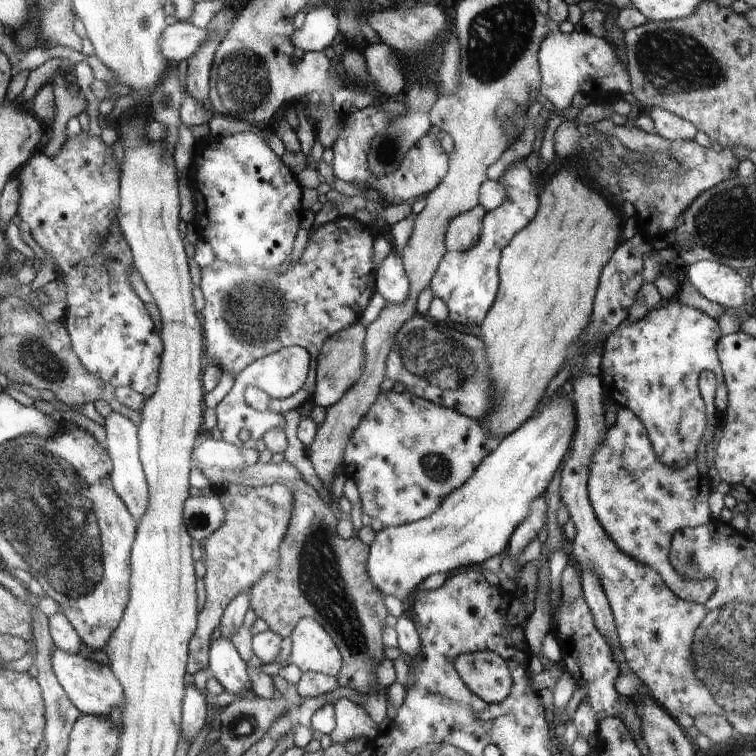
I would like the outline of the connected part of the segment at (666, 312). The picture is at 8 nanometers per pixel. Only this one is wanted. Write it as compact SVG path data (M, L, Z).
M674 298L651 308L637 322L624 319L603 342L598 378L604 397L618 407L629 408L642 420L656 456L671 469L681 469L694 460L705 433L705 402L698 386L701 372L713 372L717 380L718 412L727 407L727 386L720 358L716 358L718 338L716 319Z

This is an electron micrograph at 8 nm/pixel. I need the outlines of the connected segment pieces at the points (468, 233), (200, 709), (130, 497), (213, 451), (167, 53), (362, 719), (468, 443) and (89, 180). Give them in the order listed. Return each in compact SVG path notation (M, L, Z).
M478 206L458 215L450 222L445 236L445 247L450 251L464 252L476 246L483 230L487 210Z
M186 687L184 718L182 719L183 738L191 745L206 724L206 696L196 687Z
M114 411L106 419L108 432L107 449L114 459L113 481L118 496L125 501L126 508L133 514L134 520L140 522L144 516L148 504L147 480L139 459L139 438L137 427L129 418L118 411Z
M207 438L194 452L194 466L202 470L216 466L220 469L242 469L257 463L260 451L230 444L225 440Z
M177 20L174 24L166 27L164 34L162 34L160 44L162 54L175 64L182 62L182 60L189 60L208 38L208 35L207 28L197 28L191 22Z
M347 697L340 698L333 704L335 708L335 727L329 734L332 744L347 745L362 737L368 742L380 733L378 726L361 707L354 704Z
M393 389L390 391L382 391L378 396L378 400L369 408L368 414L365 418L360 420L360 424L352 434L348 444L345 448L345 456L343 460L343 470L345 474L352 478L359 490L360 500L362 504L362 512L368 514L370 518L379 518L385 527L395 527L406 523L413 523L434 514L441 506L444 500L454 489L459 489L469 478L473 472L480 466L484 456L488 454L488 442L490 442L490 432L487 432L485 426L466 418L466 415L459 413L454 408L449 409L439 405L435 405L433 401L423 399L419 396L414 396L414 393L404 391L403 393L396 393Z
M83 131L80 136L66 140L64 147L55 157L47 156L43 152L35 154L28 164L25 164L22 169L18 170L15 177L19 179L21 184L19 217L27 229L35 236L38 244L44 250L50 251L59 266L58 268L60 268L59 272L62 274L62 278L66 282L68 312L64 317L67 318L68 328L73 336L74 350L81 357L82 362L90 369L90 372L113 384L115 389L118 387L130 387L136 392L143 394L146 398L151 397L157 391L158 379L160 379L161 372L160 356L164 355L162 354L160 334L156 332L156 325L152 318L148 316L144 302L142 302L142 299L134 292L134 289L128 282L127 272L129 271L129 266L133 264L133 253L124 234L120 231L118 214L120 208L121 170L119 164L114 160L113 146L108 146L104 140Z

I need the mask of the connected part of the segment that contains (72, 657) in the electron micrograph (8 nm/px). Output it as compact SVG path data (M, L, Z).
M57 645L53 652L52 662L60 682L84 715L109 717L114 707L118 707L120 710L124 708L124 688L110 664L100 664L82 656L82 653L71 653Z

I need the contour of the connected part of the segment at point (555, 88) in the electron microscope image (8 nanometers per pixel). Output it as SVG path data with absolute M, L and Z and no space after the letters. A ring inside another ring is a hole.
M557 28L552 29L549 39L541 44L540 52L542 88L541 93L546 102L552 104L552 116L545 124L544 142L548 144L554 136L554 130L563 122L562 110L572 104L572 98L578 92L588 93L593 88L602 89L602 92L617 92L628 94L631 92L629 74L617 57L615 49L603 38L591 35L585 29L578 32L575 29L570 33L563 33Z

